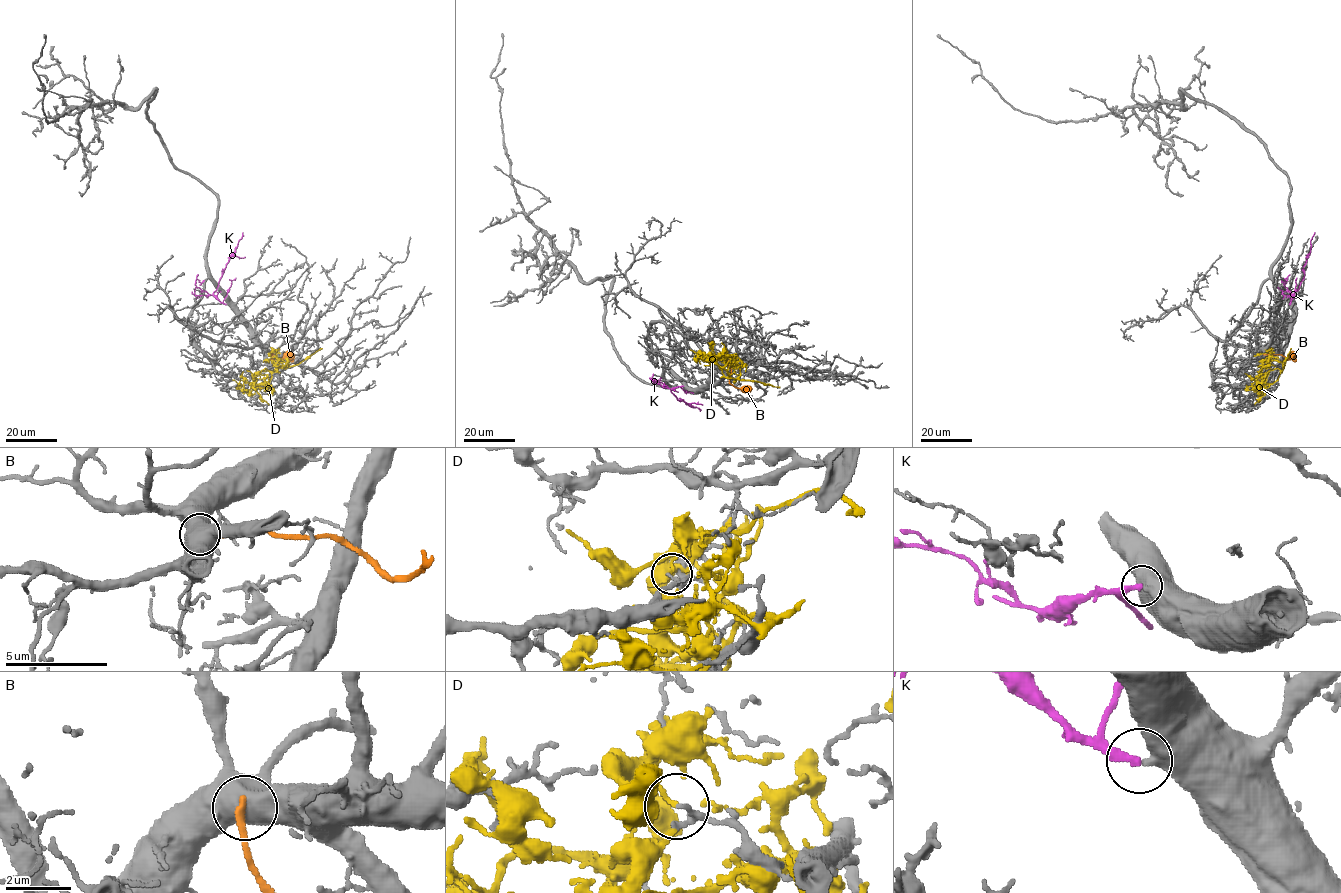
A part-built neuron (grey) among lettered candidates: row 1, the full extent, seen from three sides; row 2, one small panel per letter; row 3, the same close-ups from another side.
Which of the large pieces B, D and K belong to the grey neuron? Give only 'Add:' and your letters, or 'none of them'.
Add: K

